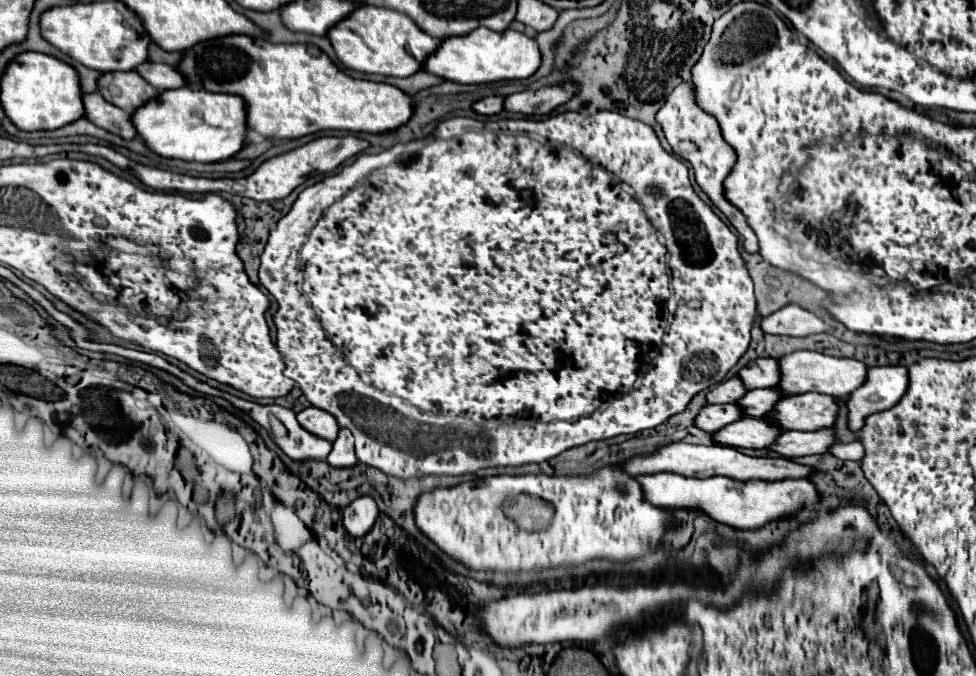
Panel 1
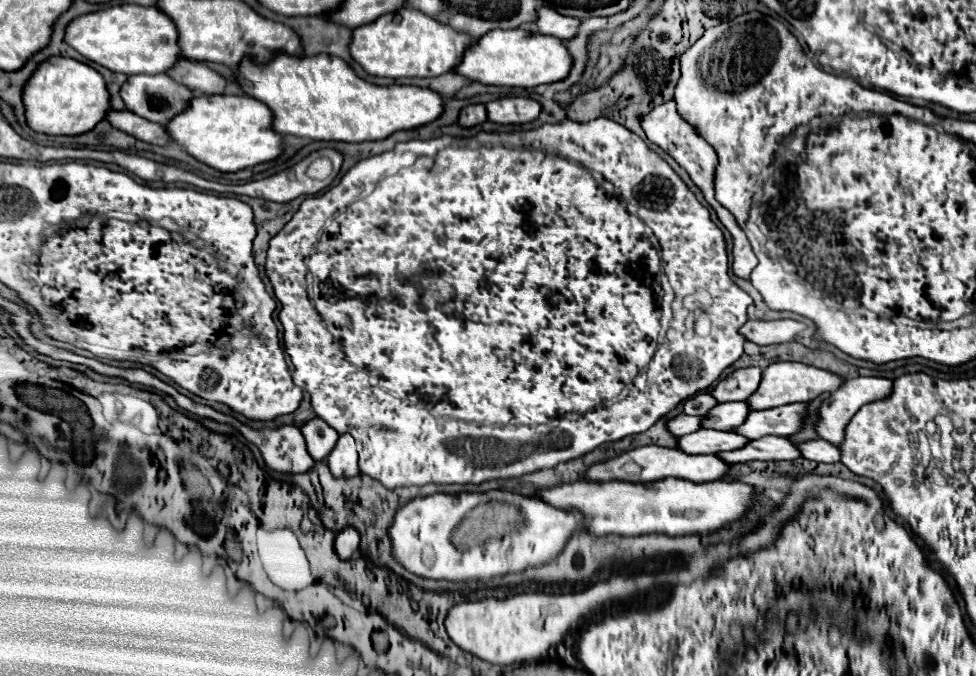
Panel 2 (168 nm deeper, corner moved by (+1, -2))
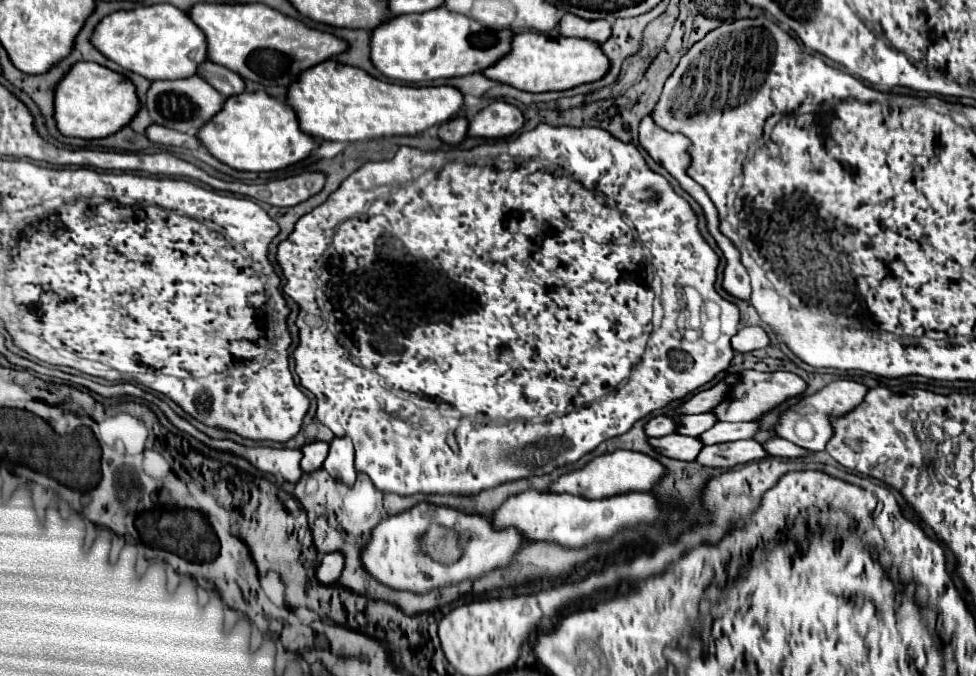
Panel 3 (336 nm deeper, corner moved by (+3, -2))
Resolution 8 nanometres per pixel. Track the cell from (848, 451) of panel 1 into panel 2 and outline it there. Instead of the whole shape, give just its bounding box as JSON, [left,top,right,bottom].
[798,439,840,463]

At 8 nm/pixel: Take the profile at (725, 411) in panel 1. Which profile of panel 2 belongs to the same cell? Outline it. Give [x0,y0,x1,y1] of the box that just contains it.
[668,415,702,437]

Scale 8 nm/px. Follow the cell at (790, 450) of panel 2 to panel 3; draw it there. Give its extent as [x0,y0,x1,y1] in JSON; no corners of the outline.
[696,439,768,469]

